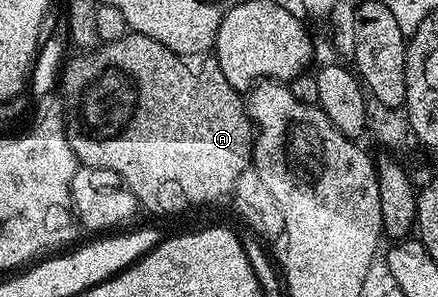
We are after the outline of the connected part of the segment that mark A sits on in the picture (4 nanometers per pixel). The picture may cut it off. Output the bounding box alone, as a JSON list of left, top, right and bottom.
[62,34,254,216]

